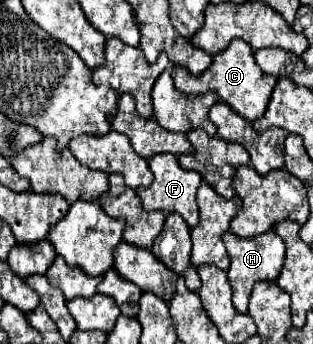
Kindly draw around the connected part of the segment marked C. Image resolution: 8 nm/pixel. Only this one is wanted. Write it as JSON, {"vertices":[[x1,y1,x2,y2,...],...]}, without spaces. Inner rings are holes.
{"vertices":[[236,39,230,43,230,47,226,47,226,51,214,55,212,65,200,77,190,77,184,67,174,67,172,77,174,77,176,89,186,93,186,95,204,95,208,91,218,93,220,99,224,103,228,103,234,111,238,111,238,115,242,115,246,121,256,121,258,117,264,115,268,101,270,101,270,95,272,95,272,89,278,83,276,77,266,75,256,65,254,55,250,51,250,45,236,41]]}

